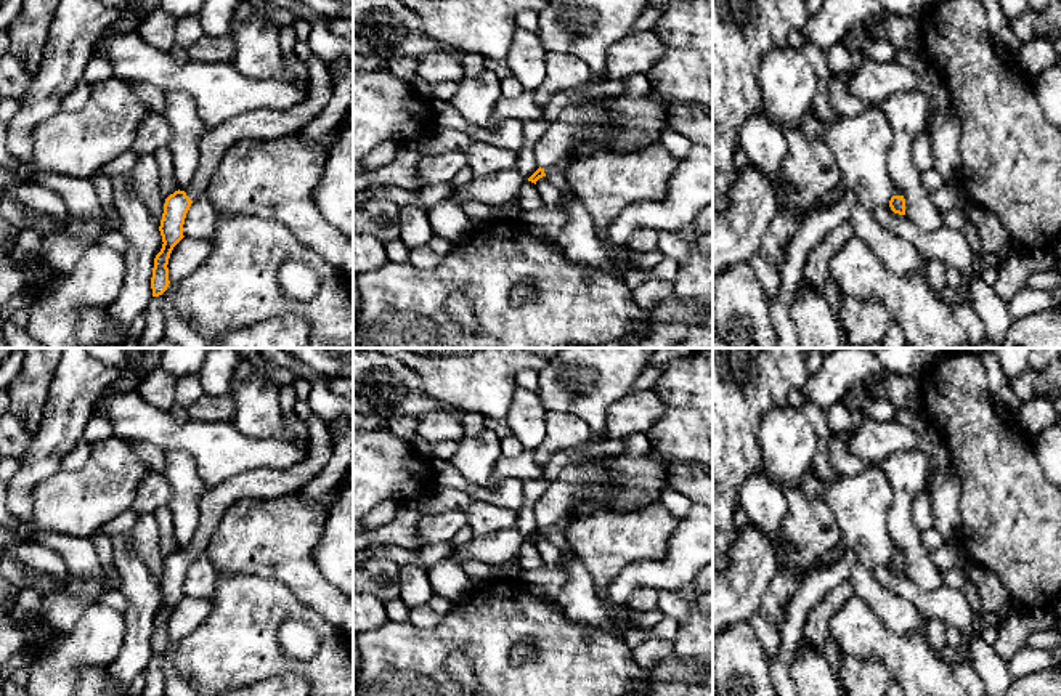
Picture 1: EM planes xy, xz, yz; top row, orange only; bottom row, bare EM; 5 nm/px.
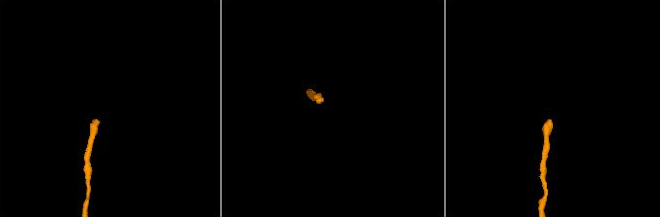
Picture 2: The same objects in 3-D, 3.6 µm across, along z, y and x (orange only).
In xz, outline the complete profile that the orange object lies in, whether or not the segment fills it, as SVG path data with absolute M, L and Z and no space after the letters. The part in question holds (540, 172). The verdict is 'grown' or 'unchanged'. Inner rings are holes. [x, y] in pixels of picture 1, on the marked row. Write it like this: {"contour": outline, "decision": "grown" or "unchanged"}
{"contour": "M555 165L546 168L539 167L528 181L536 184L543 176L559 188L567 208L567 225L555 239L557 247L568 260L615 273L616 265L604 250L589 212L583 202L571 194L565 173Z", "decision": "grown"}

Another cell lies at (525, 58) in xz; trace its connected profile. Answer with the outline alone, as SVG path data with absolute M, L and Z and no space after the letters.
M517 27L506 61L512 77L526 90L533 91L543 83L546 53L536 32Z

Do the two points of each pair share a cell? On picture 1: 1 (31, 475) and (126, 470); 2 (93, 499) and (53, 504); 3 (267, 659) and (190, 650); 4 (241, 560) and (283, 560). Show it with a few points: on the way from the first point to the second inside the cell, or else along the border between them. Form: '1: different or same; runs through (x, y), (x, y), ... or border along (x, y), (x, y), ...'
1: different; border along (60, 469), (36, 488), (34, 505)
2: same; runs through (84, 501), (63, 504)
3: same; runs through (247, 651), (209, 651)
4: same; runs through (251, 563), (256, 560), (273, 560)

